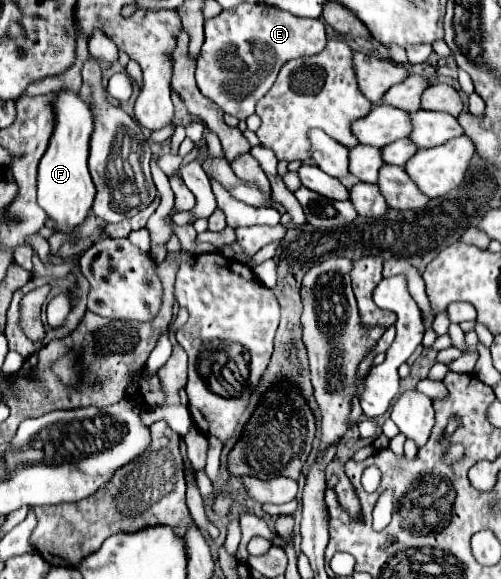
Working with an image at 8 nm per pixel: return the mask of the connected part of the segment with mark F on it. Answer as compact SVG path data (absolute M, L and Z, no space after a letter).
M57 92L53 108L55 108L55 132L39 164L37 202L53 220L57 232L71 234L79 224L85 222L97 192L87 168L93 116L91 116L89 104L83 102L75 92Z

